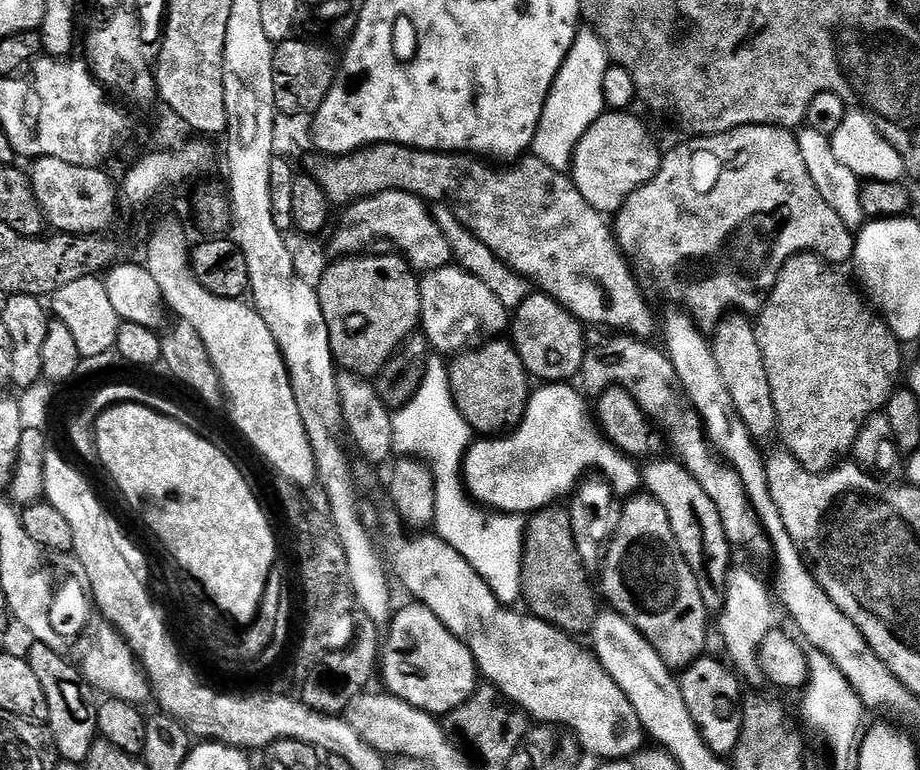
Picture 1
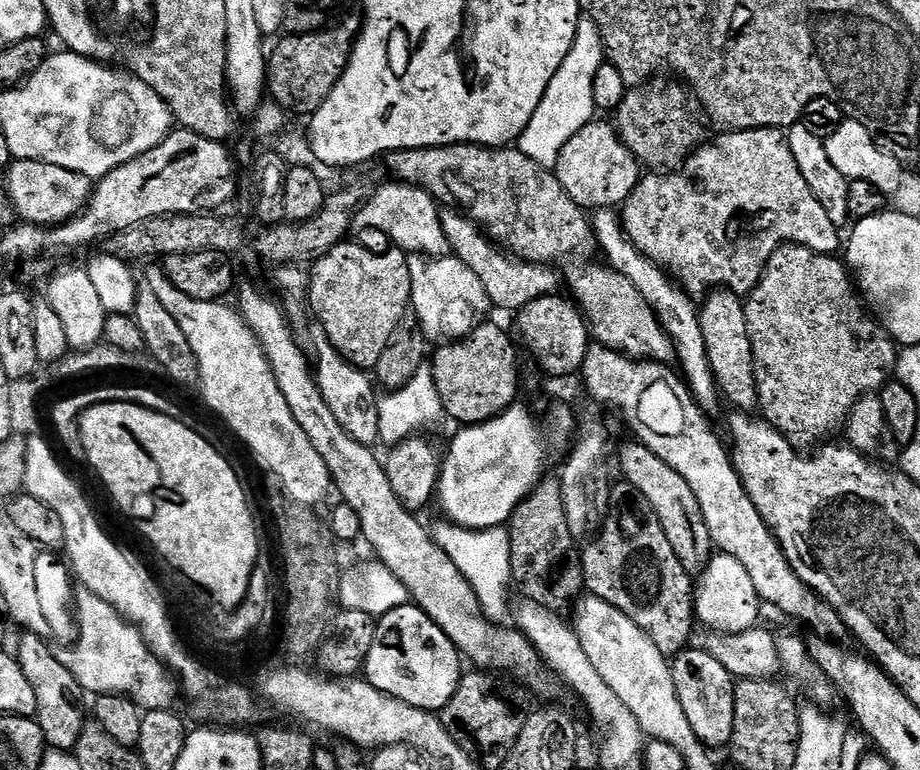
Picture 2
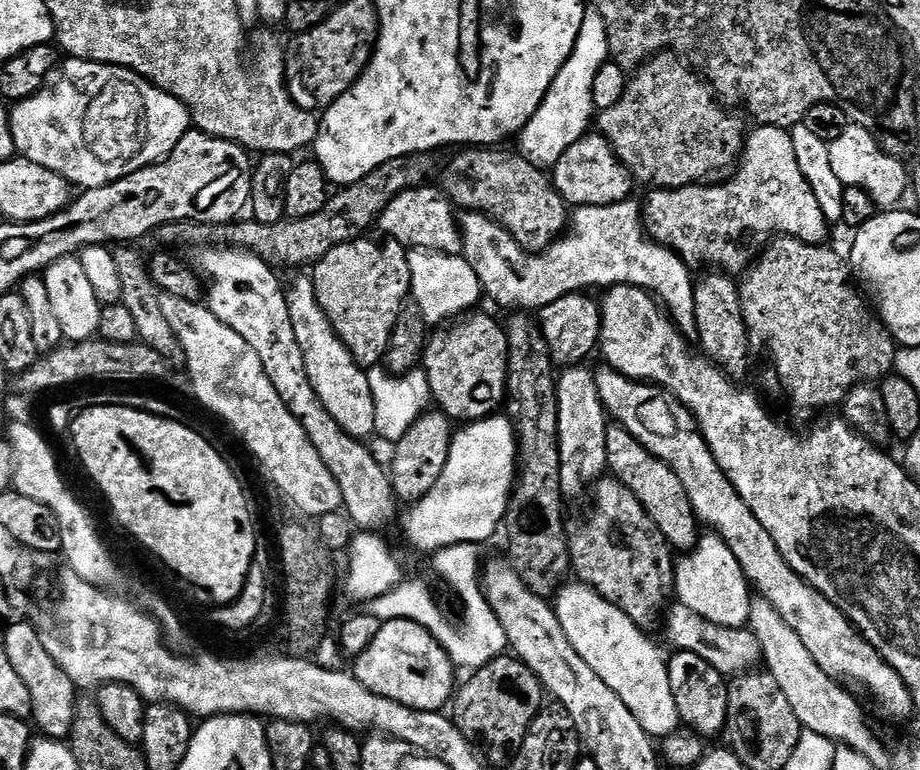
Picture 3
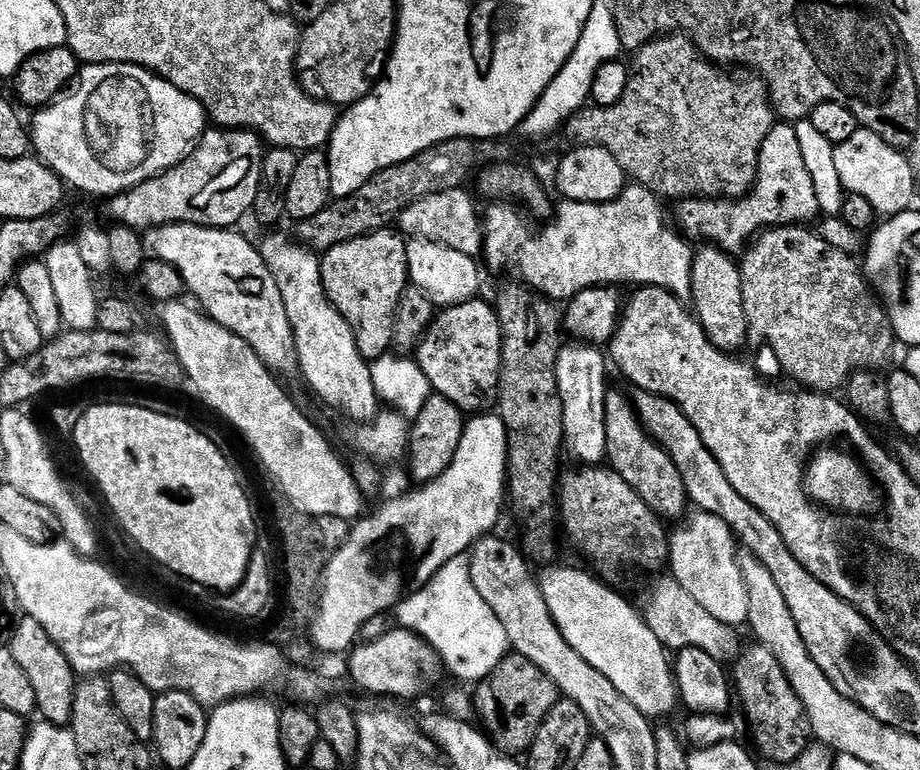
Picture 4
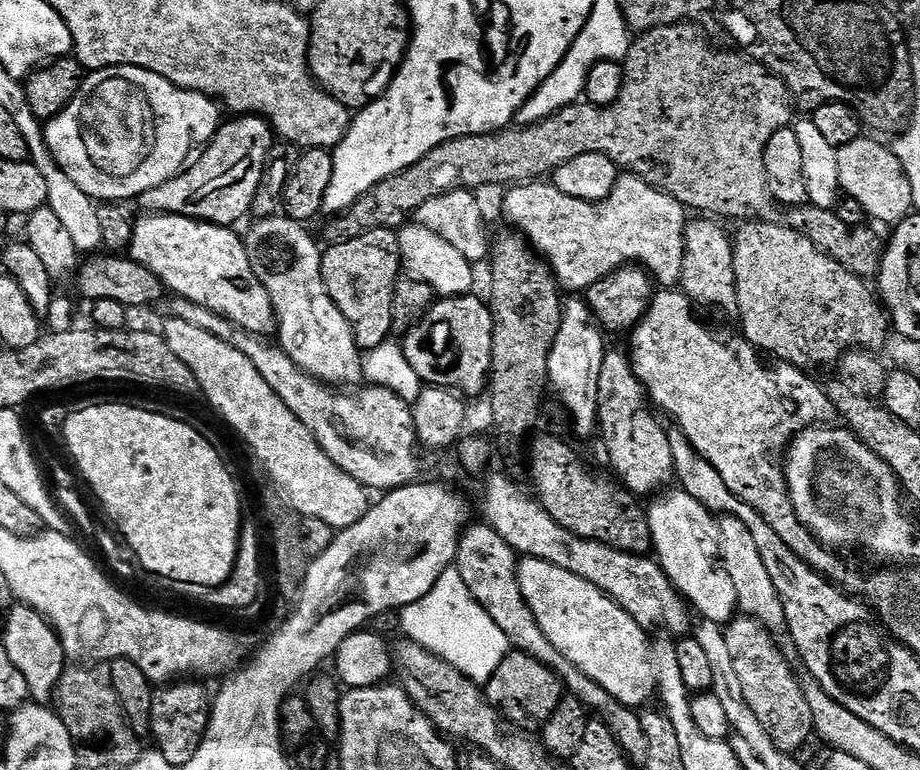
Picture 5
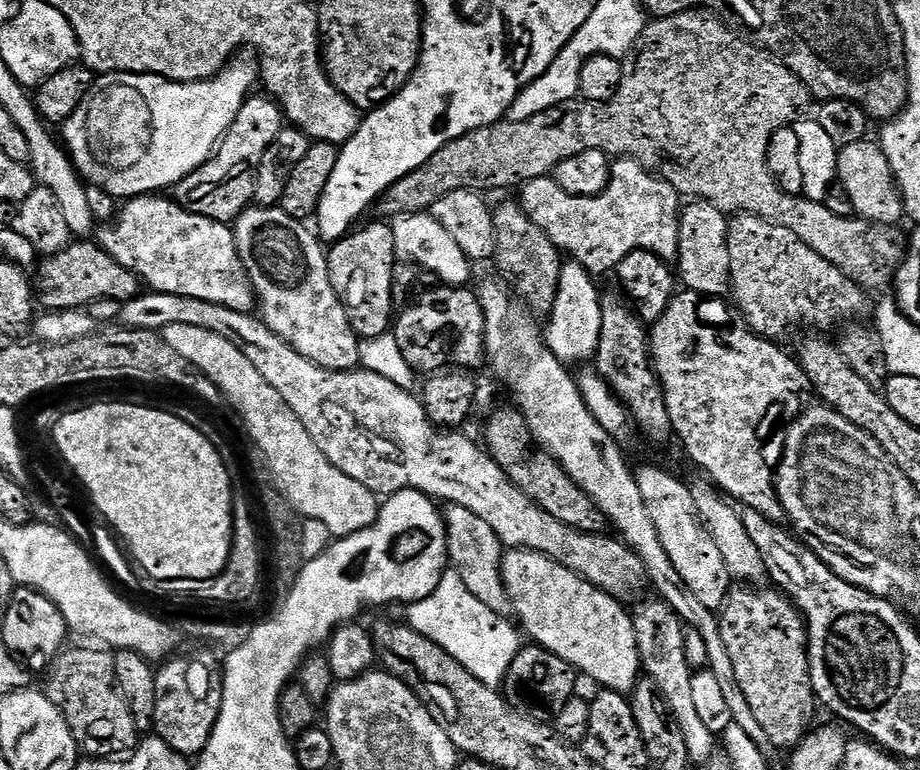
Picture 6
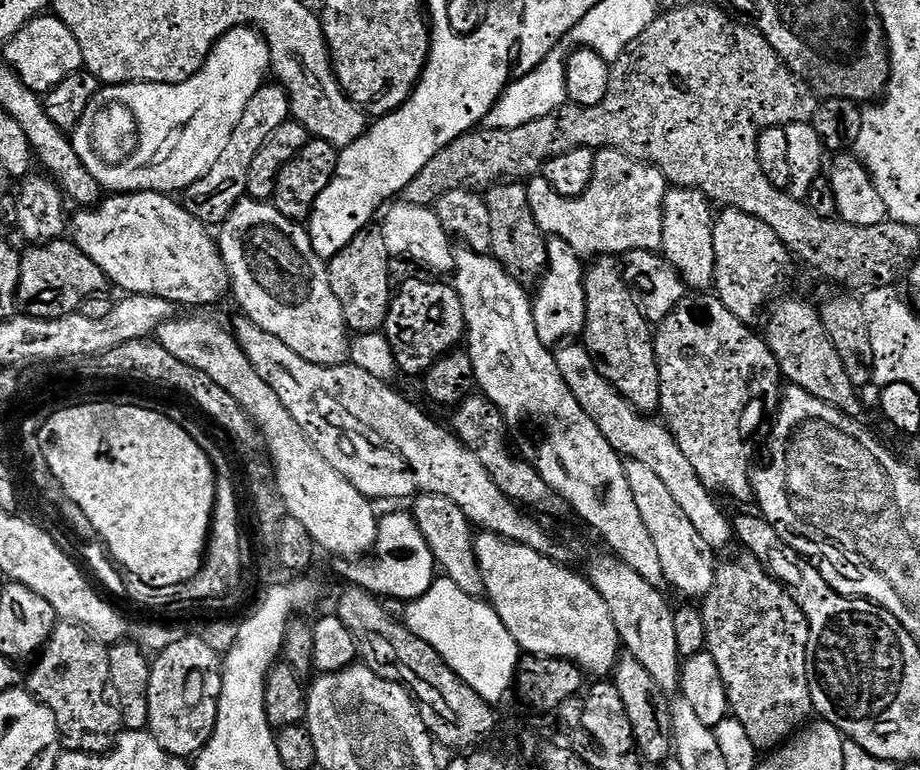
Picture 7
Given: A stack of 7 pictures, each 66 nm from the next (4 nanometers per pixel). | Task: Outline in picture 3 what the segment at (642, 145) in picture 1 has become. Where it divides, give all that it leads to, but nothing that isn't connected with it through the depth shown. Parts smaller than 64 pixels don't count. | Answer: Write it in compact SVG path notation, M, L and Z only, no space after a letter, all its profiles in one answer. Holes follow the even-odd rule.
M587 134L574 142L556 163L554 173L554 183L560 196L572 206L606 206L627 200L633 195L634 177L603 134Z

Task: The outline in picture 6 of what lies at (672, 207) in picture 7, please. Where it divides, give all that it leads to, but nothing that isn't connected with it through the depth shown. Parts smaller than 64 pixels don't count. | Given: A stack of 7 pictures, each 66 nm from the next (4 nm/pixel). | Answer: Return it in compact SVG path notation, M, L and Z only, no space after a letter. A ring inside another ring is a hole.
M688 202L683 205L682 211L678 216L679 229L679 247L678 247L678 265L680 264L680 272L678 270L679 279L684 279L683 287L689 292L696 293L697 297L704 296L728 296L730 285L732 283L732 275L730 274L730 254L728 253L728 220L725 213L712 204L703 202Z

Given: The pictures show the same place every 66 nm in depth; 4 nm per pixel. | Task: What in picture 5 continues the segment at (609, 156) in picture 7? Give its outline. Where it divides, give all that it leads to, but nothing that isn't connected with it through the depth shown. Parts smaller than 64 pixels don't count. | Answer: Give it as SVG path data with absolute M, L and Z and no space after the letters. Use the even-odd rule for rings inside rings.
M621 175L616 181L616 189L605 200L593 204L582 198L570 198L570 194L562 194L555 183L542 180L524 182L509 187L505 192L508 193L504 196L504 216L512 223L509 225L521 236L525 236L537 253L547 260L561 289L568 291L569 288L569 293L572 294L583 293L625 265L637 265L647 270L657 285L679 285L684 266L686 209L670 194L647 184L641 176Z

